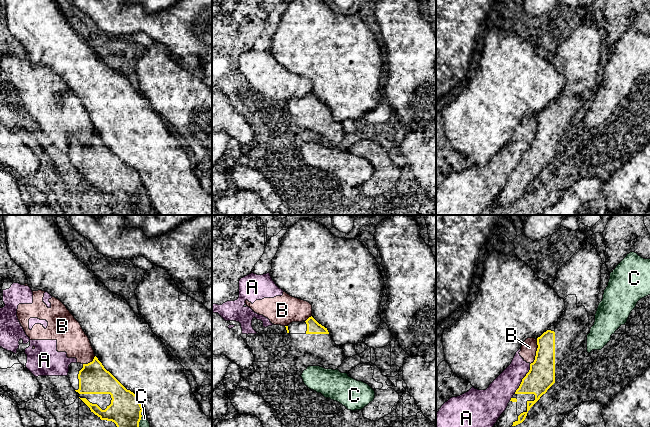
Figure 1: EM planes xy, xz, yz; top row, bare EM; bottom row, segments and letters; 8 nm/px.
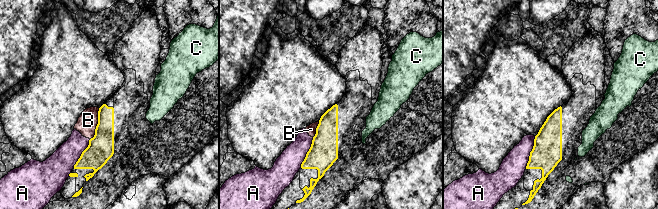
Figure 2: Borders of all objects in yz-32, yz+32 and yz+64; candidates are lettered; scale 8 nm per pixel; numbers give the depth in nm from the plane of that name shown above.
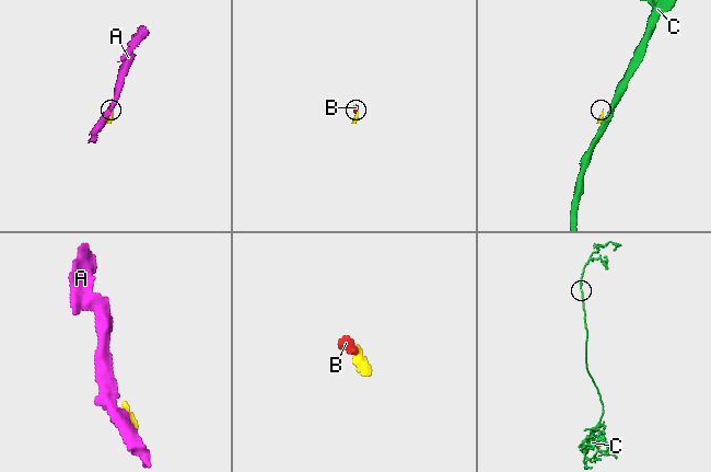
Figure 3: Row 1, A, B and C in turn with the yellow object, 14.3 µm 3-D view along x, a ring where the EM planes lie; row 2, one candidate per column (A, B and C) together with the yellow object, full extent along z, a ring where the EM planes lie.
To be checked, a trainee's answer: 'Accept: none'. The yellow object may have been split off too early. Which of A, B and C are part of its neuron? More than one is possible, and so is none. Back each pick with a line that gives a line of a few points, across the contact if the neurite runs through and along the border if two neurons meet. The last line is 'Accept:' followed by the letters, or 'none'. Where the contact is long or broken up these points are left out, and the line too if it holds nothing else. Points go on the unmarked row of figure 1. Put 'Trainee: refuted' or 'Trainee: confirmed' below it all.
Accept: none
Trainee: confirmed

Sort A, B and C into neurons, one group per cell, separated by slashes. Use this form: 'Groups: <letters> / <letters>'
Groups: A B / C

